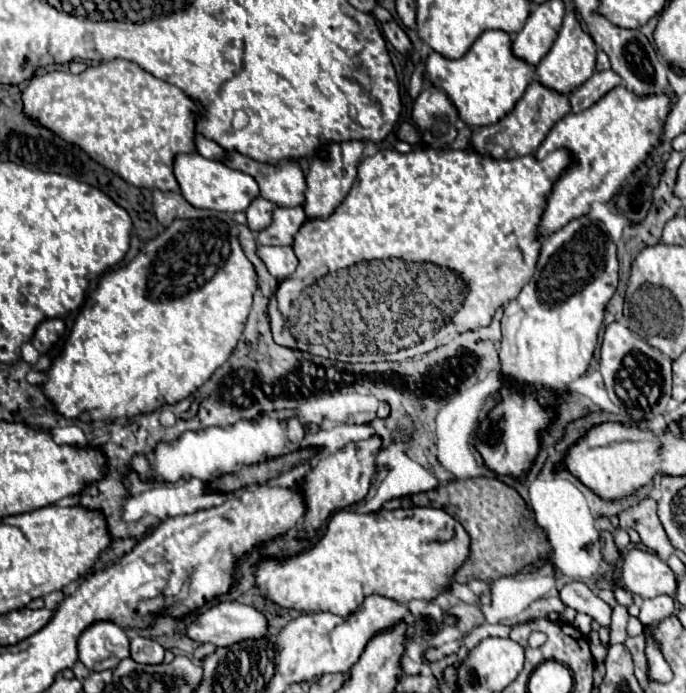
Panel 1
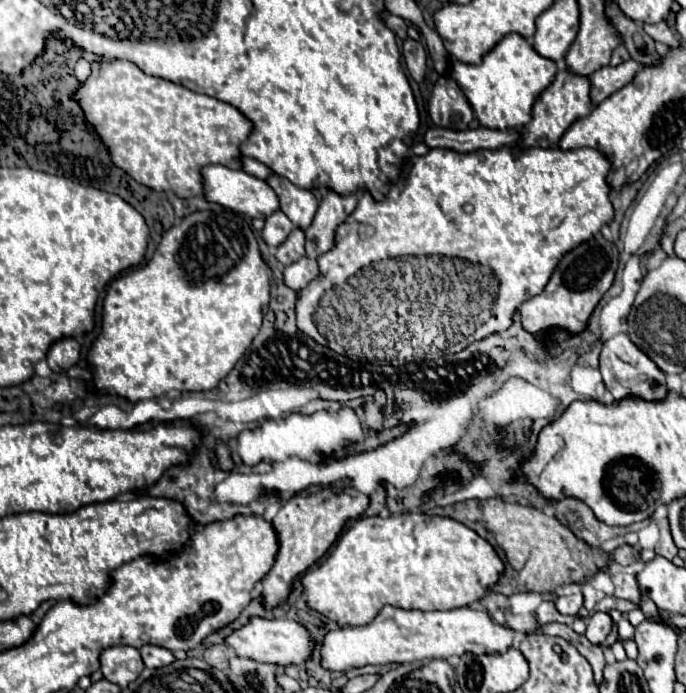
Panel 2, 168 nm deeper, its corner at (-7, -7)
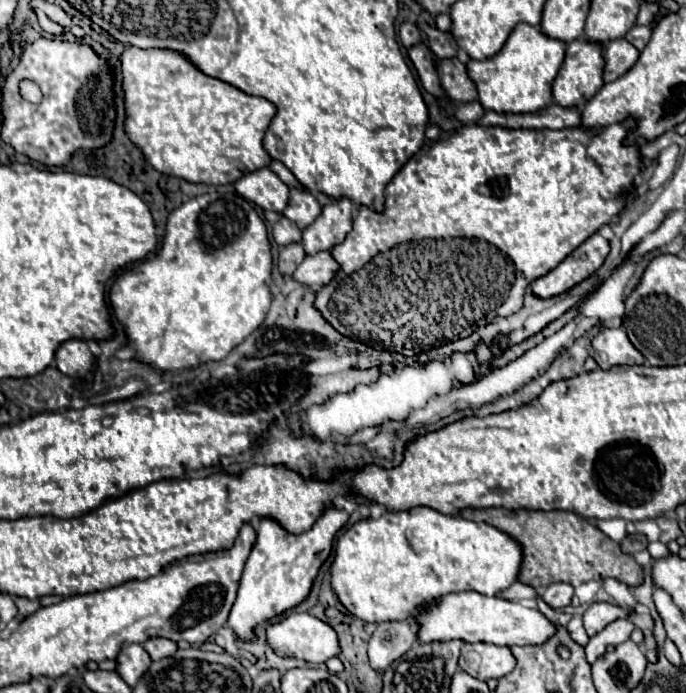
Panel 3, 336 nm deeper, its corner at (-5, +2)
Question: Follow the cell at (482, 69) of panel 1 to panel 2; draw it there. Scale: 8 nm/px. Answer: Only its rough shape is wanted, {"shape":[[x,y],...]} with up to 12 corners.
{"shape":[[507,34],[451,78],[481,126],[515,130],[555,62]]}

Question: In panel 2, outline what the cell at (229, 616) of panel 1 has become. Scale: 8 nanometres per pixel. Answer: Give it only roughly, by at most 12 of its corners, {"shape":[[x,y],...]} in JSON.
{"shape":[[249,616],[225,644],[257,662],[301,664],[309,632],[285,618]]}

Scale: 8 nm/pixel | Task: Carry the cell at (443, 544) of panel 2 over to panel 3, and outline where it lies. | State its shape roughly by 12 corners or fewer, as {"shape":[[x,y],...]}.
{"shape":[[431,507],[359,521],[331,585],[359,619],[501,595],[523,547]]}

